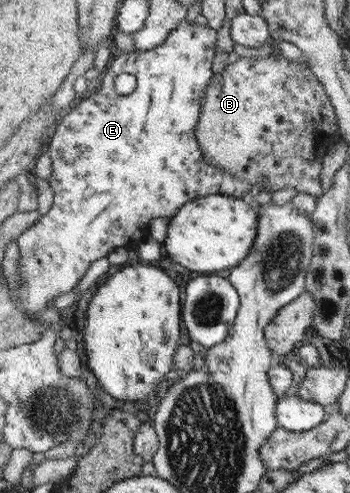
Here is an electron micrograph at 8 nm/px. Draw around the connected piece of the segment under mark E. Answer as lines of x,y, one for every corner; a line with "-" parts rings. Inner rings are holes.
183,21
182,25
174,30
167,42
159,48
150,50
144,53
142,50
133,52
121,52
117,58
111,63
111,67
106,70
106,76
103,79
103,84
96,93
93,93
89,98
82,101
78,108
73,109
58,126
52,141
49,143
49,153
54,160
54,172
49,180
52,188
55,190
54,205
51,210
40,219
40,222
33,225
29,230
26,230
18,243
22,248
22,290
18,296
17,304
19,308
25,311
26,314
31,314
33,318
43,311
52,308
51,300
55,300
56,296
67,294
71,290
77,288
77,284
83,280
83,276
87,274
87,270
101,258
107,258
115,248
119,246
127,246
129,239
140,238
140,230
149,228
149,224
155,218
167,217
172,218
183,210
188,202
194,201
199,197
206,197
207,195
223,194
230,195
233,198
242,198
243,194
251,187
251,183
237,178
229,171
221,170
215,165
207,162
207,158
202,151
201,144
196,139
195,127
199,122
199,117
203,111
203,100
206,95
207,85
213,80
213,63
214,56
217,53
217,31
209,26
201,27
195,25
194,22
-
121,74
133,74
138,78
138,87
133,94
124,95
117,90
117,76

